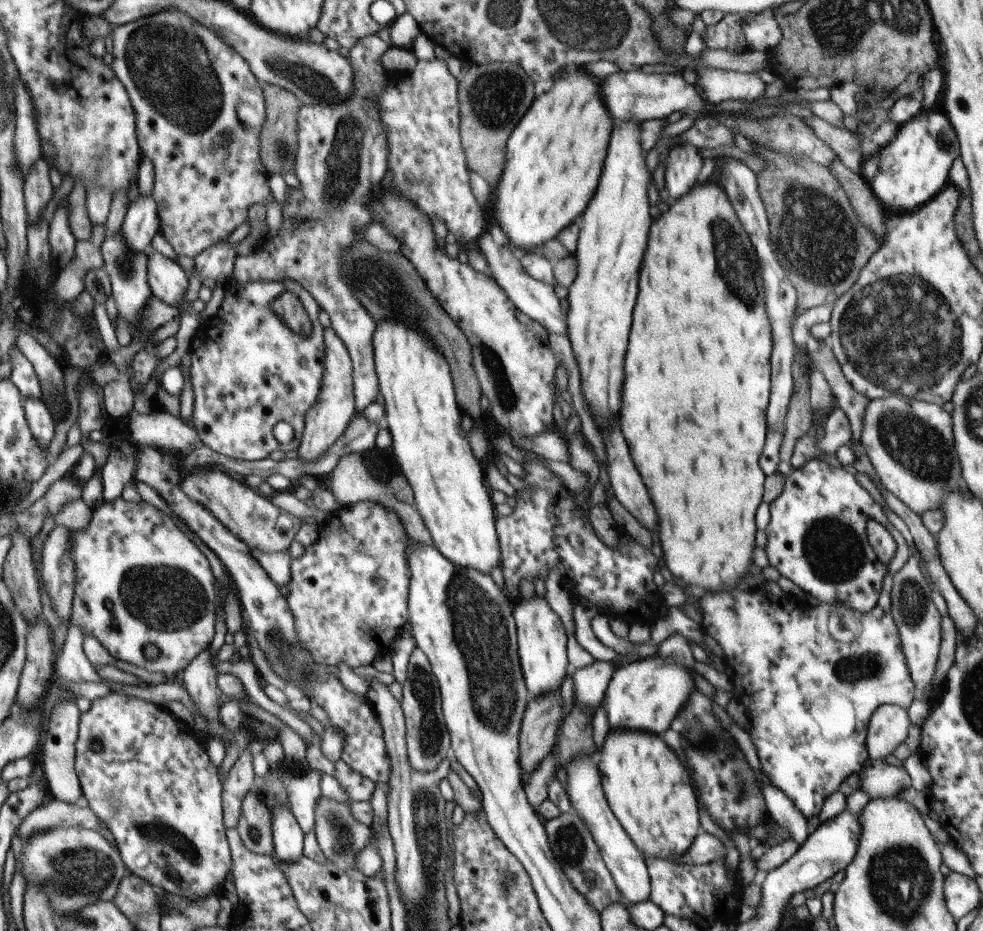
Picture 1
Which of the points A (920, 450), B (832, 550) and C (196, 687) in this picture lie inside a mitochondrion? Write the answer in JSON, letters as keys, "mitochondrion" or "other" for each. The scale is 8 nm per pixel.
{"A":"mitochondrion","B":"mitochondrion","C":"other"}

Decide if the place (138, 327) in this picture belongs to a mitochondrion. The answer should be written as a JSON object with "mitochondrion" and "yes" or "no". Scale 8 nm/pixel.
{"mitochondrion":"no"}

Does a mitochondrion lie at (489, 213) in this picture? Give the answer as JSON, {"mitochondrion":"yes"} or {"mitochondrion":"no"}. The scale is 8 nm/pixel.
{"mitochondrion":"no"}

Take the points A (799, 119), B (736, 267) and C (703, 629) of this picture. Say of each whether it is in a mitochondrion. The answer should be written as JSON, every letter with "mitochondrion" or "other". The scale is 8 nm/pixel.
{"A":"other","B":"mitochondrion","C":"other"}

